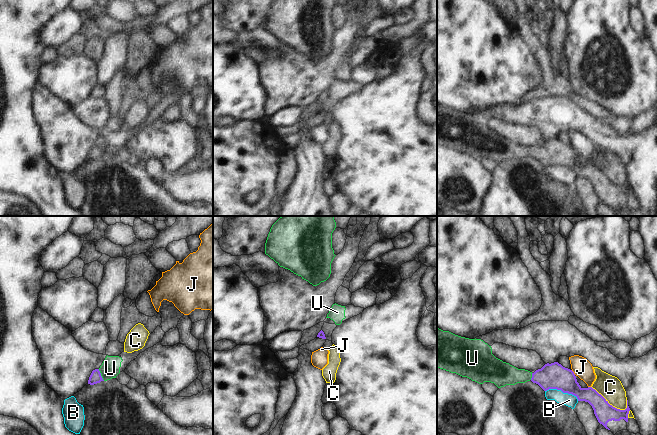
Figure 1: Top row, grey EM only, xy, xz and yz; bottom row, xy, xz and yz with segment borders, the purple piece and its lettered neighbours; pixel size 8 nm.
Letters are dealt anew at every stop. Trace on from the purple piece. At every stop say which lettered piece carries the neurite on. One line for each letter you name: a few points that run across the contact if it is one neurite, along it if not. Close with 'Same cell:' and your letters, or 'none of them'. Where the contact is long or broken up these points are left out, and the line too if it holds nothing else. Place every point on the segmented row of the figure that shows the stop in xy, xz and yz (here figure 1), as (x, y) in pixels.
U: Line: xy (95, 377), (100, 375), (110, 368)
Same cell: U.

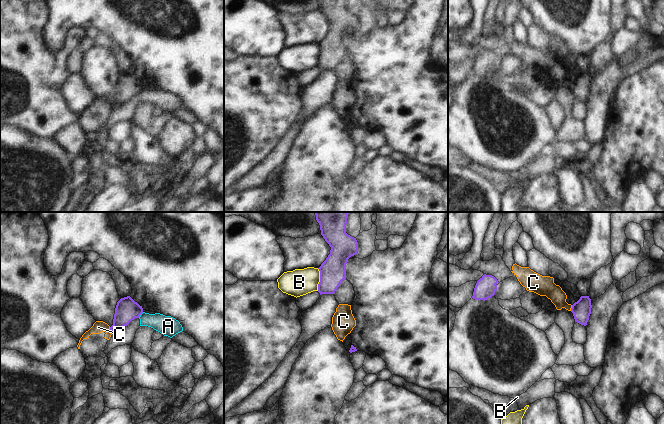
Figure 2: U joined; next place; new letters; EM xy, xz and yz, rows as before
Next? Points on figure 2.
Same cell: none of them.

